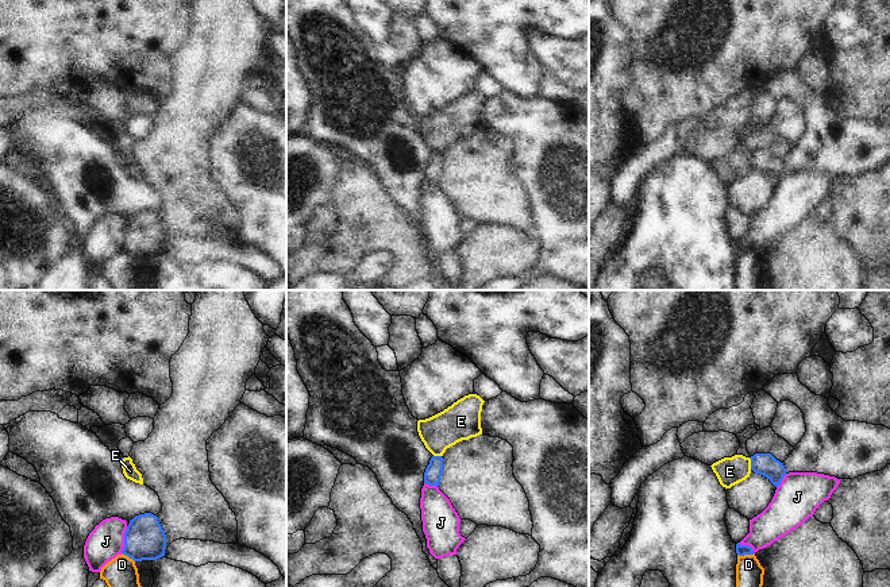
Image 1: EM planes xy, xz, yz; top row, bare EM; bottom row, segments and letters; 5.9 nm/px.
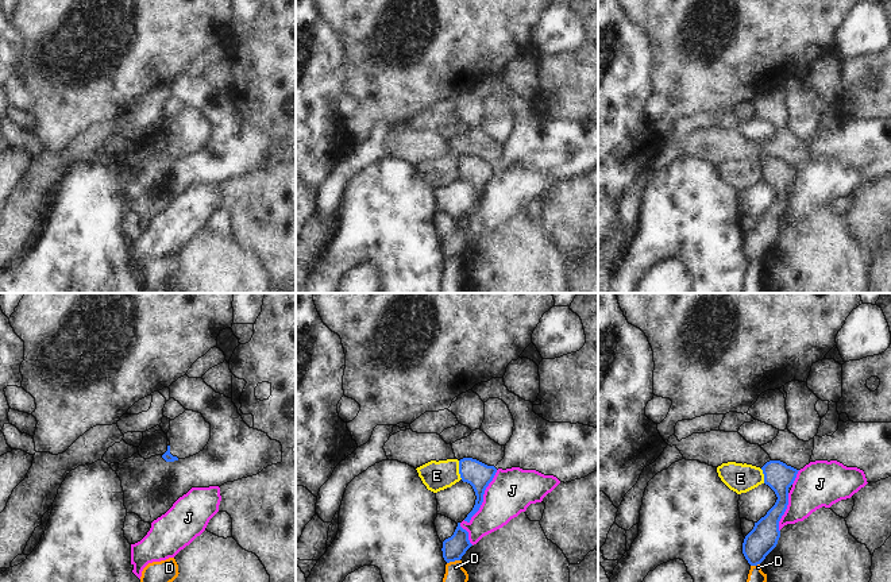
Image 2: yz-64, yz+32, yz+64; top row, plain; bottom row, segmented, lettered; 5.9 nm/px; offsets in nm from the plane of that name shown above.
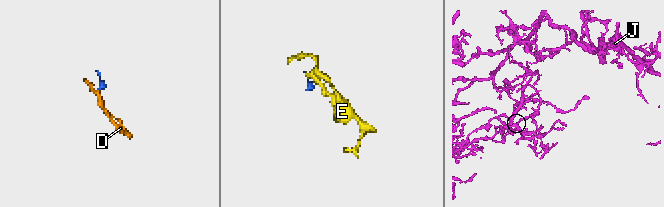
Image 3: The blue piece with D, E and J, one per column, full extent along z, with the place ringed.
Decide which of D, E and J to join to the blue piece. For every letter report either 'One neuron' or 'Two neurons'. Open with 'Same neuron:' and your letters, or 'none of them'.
Same neuron: none of them
D: Two neurons
E: Two neurons
J: Two neurons.

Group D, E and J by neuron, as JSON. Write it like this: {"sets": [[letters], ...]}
{"sets": [["D"], ["E"], ["J"]]}

